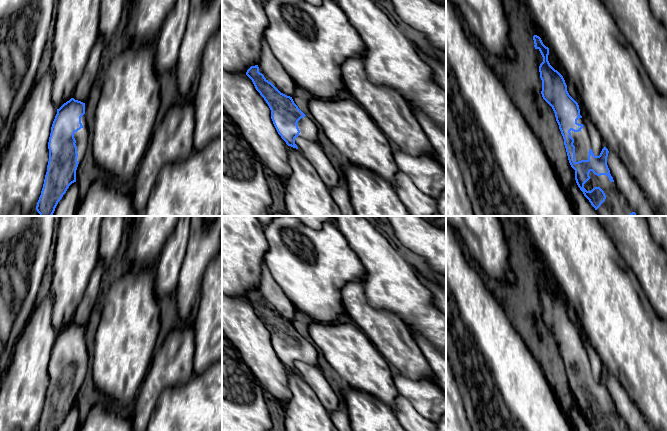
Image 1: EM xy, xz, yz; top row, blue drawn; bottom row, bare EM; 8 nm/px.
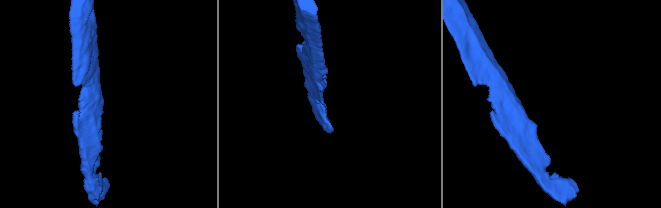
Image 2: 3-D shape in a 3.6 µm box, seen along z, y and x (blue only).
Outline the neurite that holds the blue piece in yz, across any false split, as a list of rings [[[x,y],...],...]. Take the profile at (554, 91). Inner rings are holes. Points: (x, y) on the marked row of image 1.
[[[534,35],[533,40],[535,49],[538,49],[543,57],[543,62],[539,66],[542,80],[541,94],[555,113],[556,121],[564,139],[569,163],[575,170],[575,180],[578,187],[600,216],[637,216],[629,207],[622,193],[617,189],[610,174],[607,165],[608,149],[604,147],[599,156],[594,155],[588,129],[580,115],[579,105],[569,95],[563,76],[548,61],[549,48],[543,44],[539,36]]]

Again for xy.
[[[71,98],[59,109],[51,127],[48,142],[49,161],[41,195],[36,210],[40,216],[52,216],[58,202],[62,199],[69,186],[76,182],[76,170],[83,160],[88,147],[89,132],[86,128],[85,103]]]

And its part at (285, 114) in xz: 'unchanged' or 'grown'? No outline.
grown

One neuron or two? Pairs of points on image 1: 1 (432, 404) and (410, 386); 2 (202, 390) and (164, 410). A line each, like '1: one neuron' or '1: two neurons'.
1: one neuron
2: one neuron

